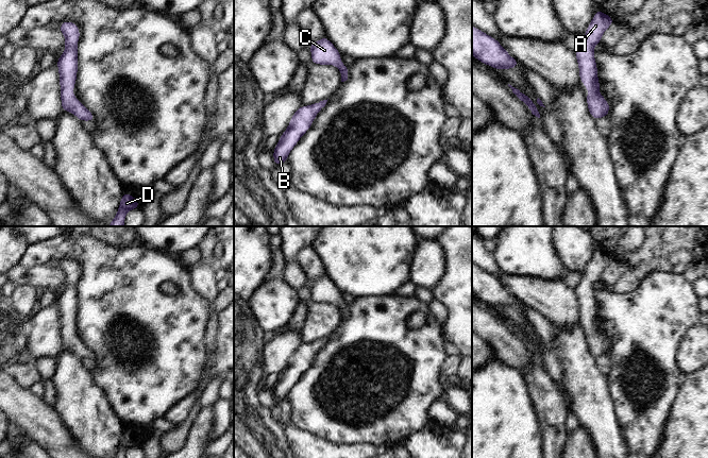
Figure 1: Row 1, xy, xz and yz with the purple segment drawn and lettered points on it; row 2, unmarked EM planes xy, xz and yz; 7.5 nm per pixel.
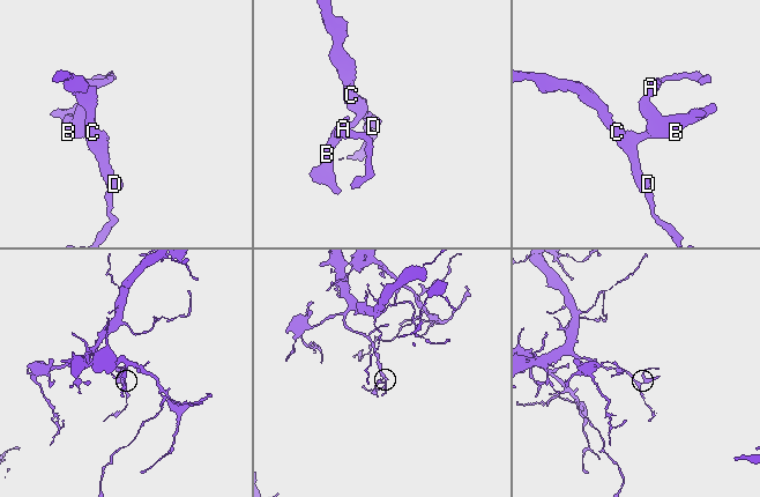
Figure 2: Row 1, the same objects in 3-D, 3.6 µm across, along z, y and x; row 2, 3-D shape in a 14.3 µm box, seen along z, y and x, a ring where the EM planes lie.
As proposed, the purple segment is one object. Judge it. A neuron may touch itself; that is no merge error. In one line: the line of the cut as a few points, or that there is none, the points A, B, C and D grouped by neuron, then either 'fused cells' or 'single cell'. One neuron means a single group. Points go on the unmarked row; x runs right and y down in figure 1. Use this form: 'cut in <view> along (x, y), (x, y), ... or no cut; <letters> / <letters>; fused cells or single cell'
no cut; A B C D; single cell

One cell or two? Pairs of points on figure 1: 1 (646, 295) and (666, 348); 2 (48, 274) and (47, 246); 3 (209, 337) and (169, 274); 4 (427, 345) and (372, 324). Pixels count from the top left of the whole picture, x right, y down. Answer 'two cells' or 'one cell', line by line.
1: one cell
2: two cells
3: two cells
4: one cell

